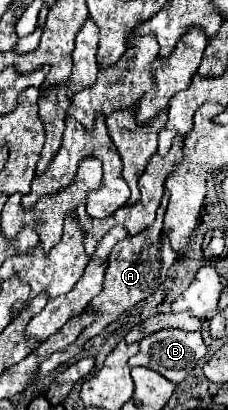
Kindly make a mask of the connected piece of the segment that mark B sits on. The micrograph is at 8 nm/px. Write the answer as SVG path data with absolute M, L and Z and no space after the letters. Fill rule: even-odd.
M164 329L156 331L156 335L148 335L140 341L140 351L138 355L130 357L130 367L148 367L152 371L158 371L162 377L166 377L172 383L180 383L186 379L188 371L194 369L194 365L206 355L206 345L202 341L200 331L188 333L180 329Z

